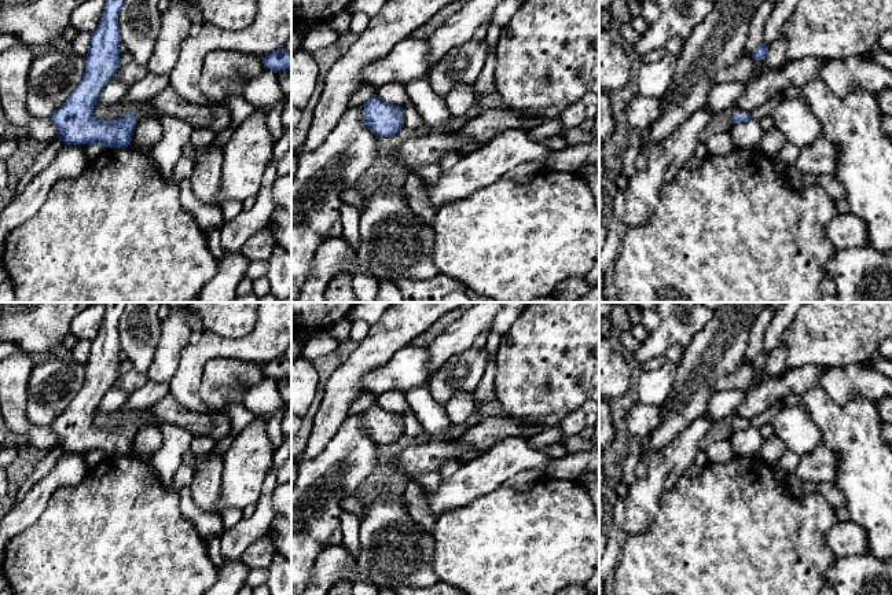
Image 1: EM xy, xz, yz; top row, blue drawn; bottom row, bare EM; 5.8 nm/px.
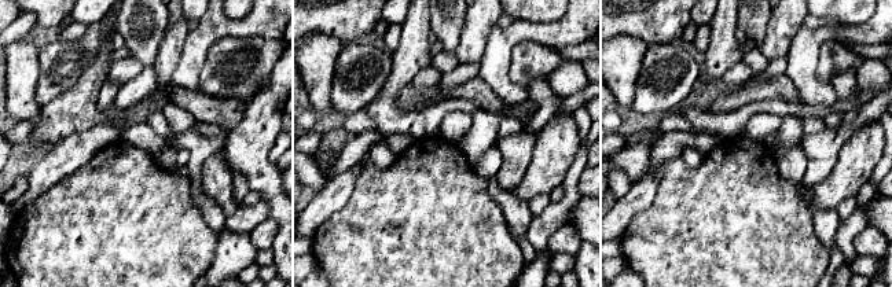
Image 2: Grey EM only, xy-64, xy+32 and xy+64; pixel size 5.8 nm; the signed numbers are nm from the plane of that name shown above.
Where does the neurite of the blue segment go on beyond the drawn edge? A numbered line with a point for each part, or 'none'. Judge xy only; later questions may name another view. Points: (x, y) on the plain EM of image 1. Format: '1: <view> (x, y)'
1: xy (142, 421)

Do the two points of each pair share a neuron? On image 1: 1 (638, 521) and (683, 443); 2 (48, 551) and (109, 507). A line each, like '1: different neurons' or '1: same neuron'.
1: same neuron
2: same neuron

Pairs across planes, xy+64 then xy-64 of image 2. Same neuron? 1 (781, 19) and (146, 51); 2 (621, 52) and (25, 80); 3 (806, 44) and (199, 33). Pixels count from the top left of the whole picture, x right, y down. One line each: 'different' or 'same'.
1: different
2: same
3: same

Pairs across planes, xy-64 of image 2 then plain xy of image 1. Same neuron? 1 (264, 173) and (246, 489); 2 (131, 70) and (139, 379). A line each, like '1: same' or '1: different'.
1: same
2: same

